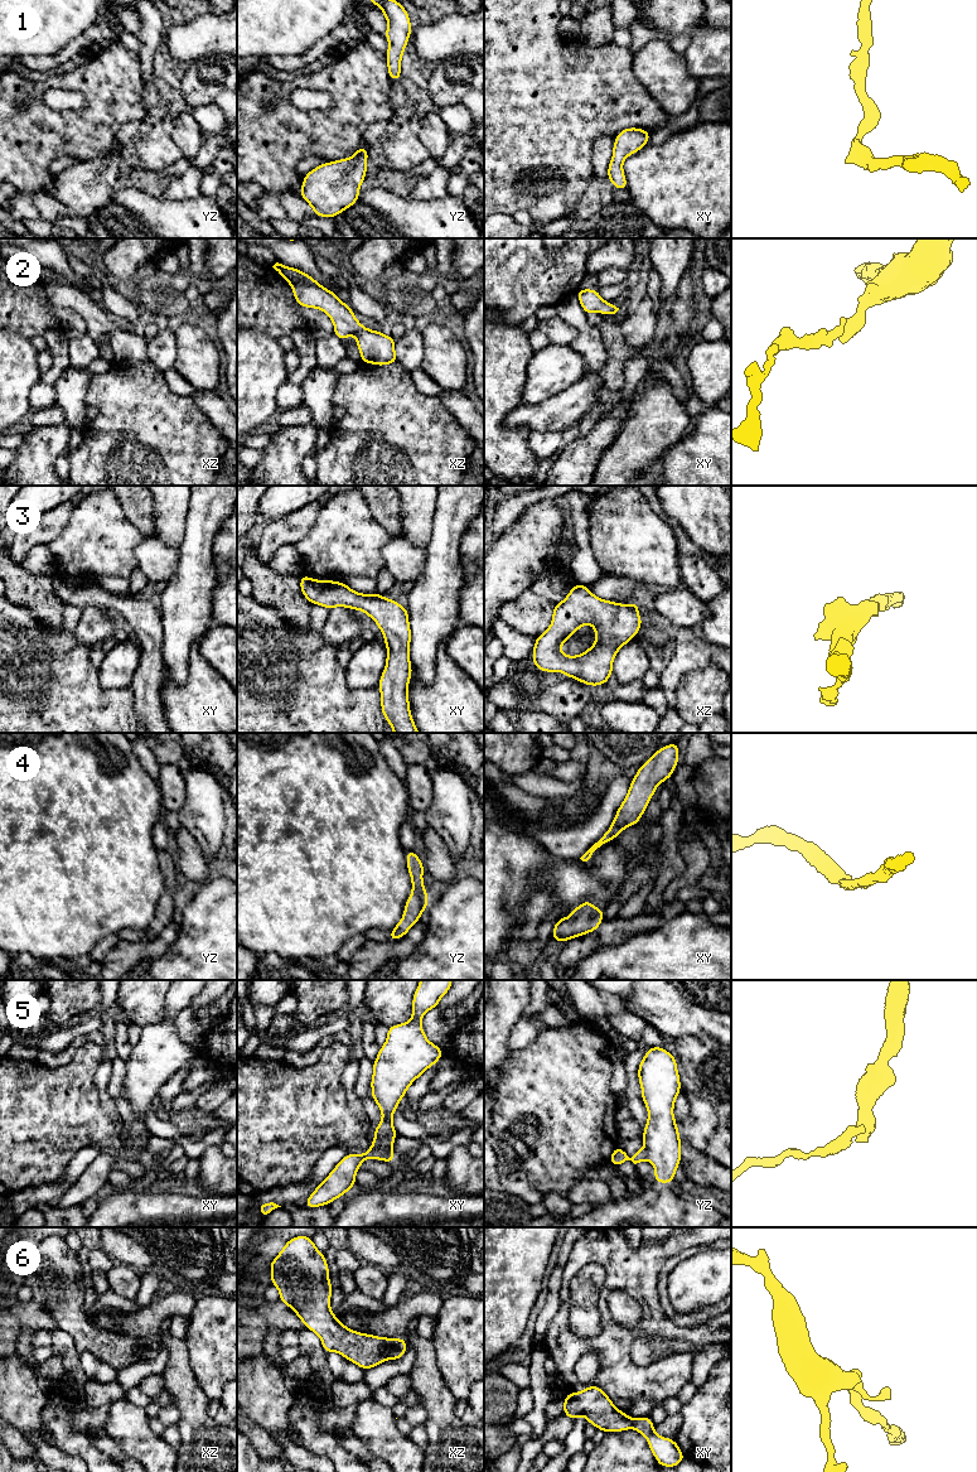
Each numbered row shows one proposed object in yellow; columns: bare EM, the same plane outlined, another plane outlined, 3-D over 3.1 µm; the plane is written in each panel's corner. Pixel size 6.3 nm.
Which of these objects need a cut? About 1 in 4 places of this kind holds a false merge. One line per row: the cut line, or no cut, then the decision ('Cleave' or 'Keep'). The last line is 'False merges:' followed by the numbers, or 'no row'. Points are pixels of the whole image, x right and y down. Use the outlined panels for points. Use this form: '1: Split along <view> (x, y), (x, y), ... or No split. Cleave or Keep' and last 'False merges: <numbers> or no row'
1: No split. Keep
2: No split. Keep
3: No split. Keep
4: No split. Keep
5: Split along xy (371, 1147), (390, 1153), (393, 1157). Cleave
6: Split along xz (382, 1338), (385, 1354), (388, 1359). Cleave
False merges: 5, 6

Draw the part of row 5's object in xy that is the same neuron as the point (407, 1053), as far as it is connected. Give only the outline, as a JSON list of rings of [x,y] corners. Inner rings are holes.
[[[421,980],[412,998],[411,1019],[388,1027],[386,1043],[373,1061],[371,1080],[371,1099],[382,1113],[382,1120],[374,1129],[373,1149],[395,1157],[397,1131],[392,1124],[393,1114],[411,1084],[444,1054],[426,1038],[421,1019],[427,1010],[437,1008],[451,985],[453,980]]]

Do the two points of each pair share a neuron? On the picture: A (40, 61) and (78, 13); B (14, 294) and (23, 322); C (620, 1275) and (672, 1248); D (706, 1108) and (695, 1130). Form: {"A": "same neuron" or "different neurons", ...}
{"A": "different neurons", "B": "same neuron", "C": "same neuron", "D": "same neuron"}

